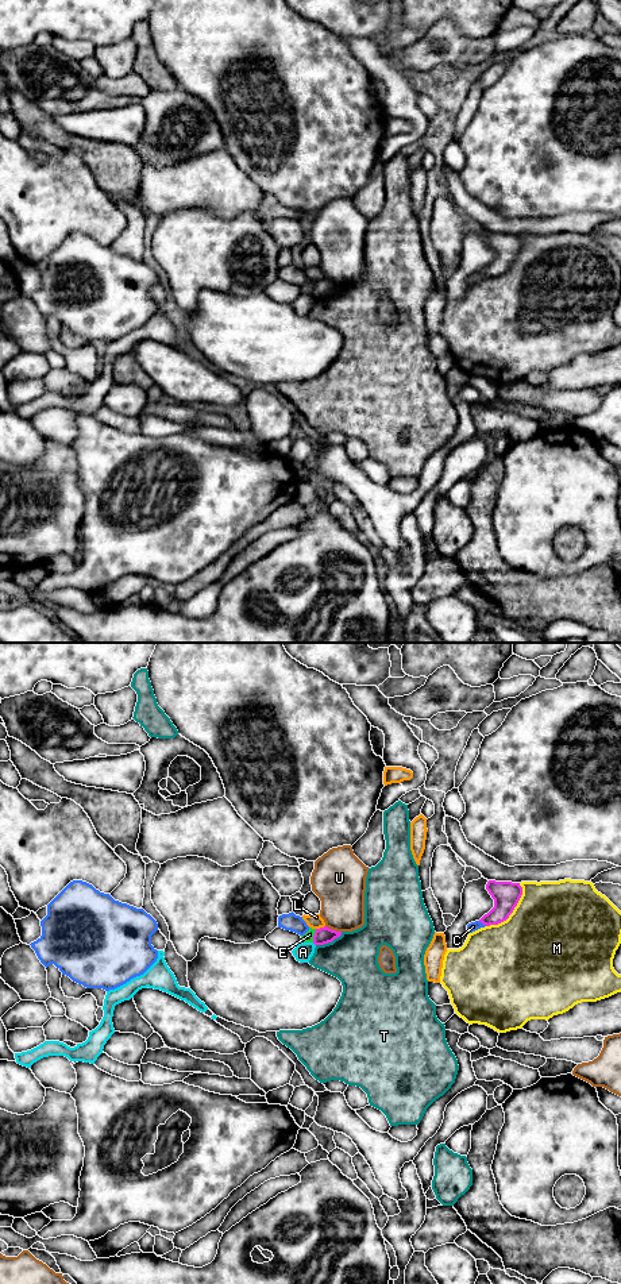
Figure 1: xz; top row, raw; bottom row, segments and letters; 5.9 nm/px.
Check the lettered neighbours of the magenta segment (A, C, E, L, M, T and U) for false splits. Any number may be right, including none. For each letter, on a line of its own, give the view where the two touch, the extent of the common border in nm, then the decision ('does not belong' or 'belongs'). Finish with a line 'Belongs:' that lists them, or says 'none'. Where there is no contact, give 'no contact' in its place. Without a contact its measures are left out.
A: no contact; does not belong
C: contact in xz; length 60 nm; does not belong
E: contact in xz; length 80 nm; does not belong
L: contact in xz; length 60 nm; does not belong
M: contact in xz; length 340 nm; does not belong
T: contact in xz; length 180 nm; does not belong
U: contact in xz; length 100 nm; does not belong
Belongs: none

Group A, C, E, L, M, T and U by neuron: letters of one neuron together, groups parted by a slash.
A / C / E / L / M / T / U

